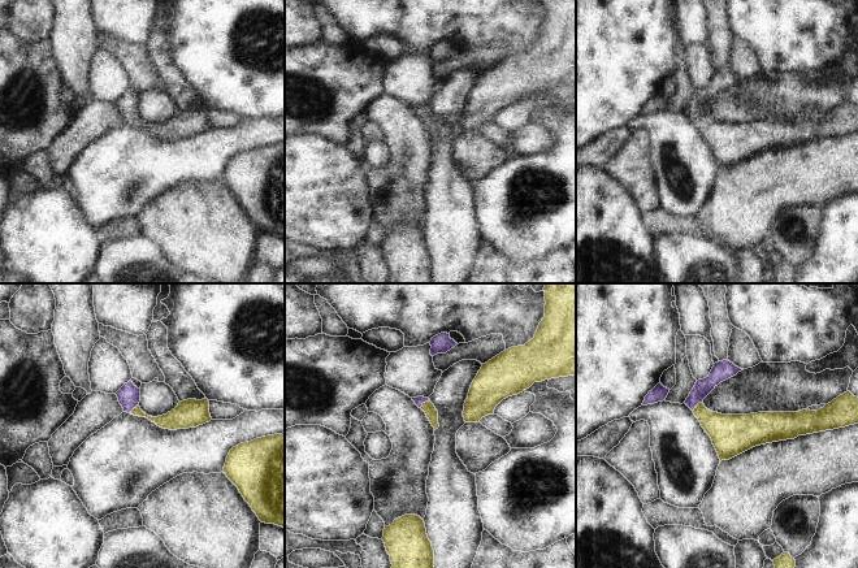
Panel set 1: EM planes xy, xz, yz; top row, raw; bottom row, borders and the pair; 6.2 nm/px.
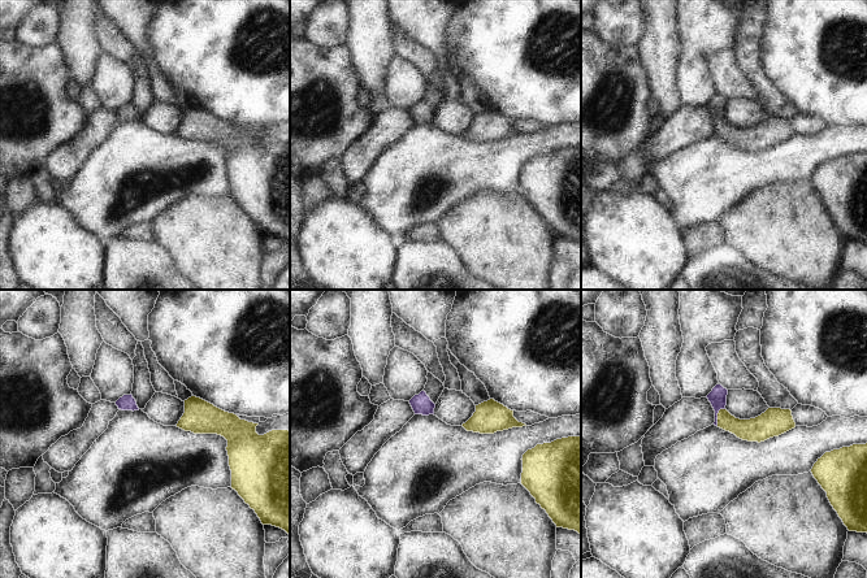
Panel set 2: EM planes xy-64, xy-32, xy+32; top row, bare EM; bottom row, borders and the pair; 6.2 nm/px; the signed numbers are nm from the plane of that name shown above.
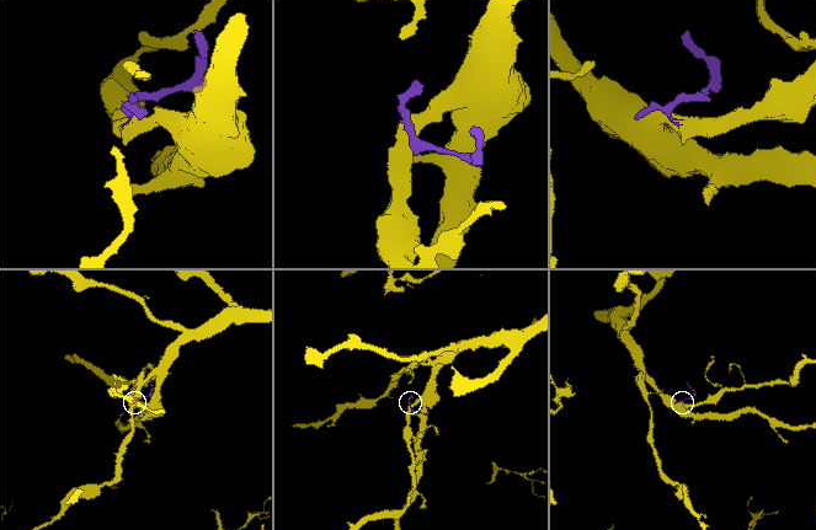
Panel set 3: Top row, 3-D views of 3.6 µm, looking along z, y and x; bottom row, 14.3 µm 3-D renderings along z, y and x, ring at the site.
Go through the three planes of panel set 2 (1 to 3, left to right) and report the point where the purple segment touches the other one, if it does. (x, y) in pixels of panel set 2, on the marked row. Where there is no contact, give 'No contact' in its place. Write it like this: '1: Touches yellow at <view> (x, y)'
1: No contact
2: No contact
3: Touches yellow at xy+32 (718, 416)

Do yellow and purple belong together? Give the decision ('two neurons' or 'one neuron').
one neuron

